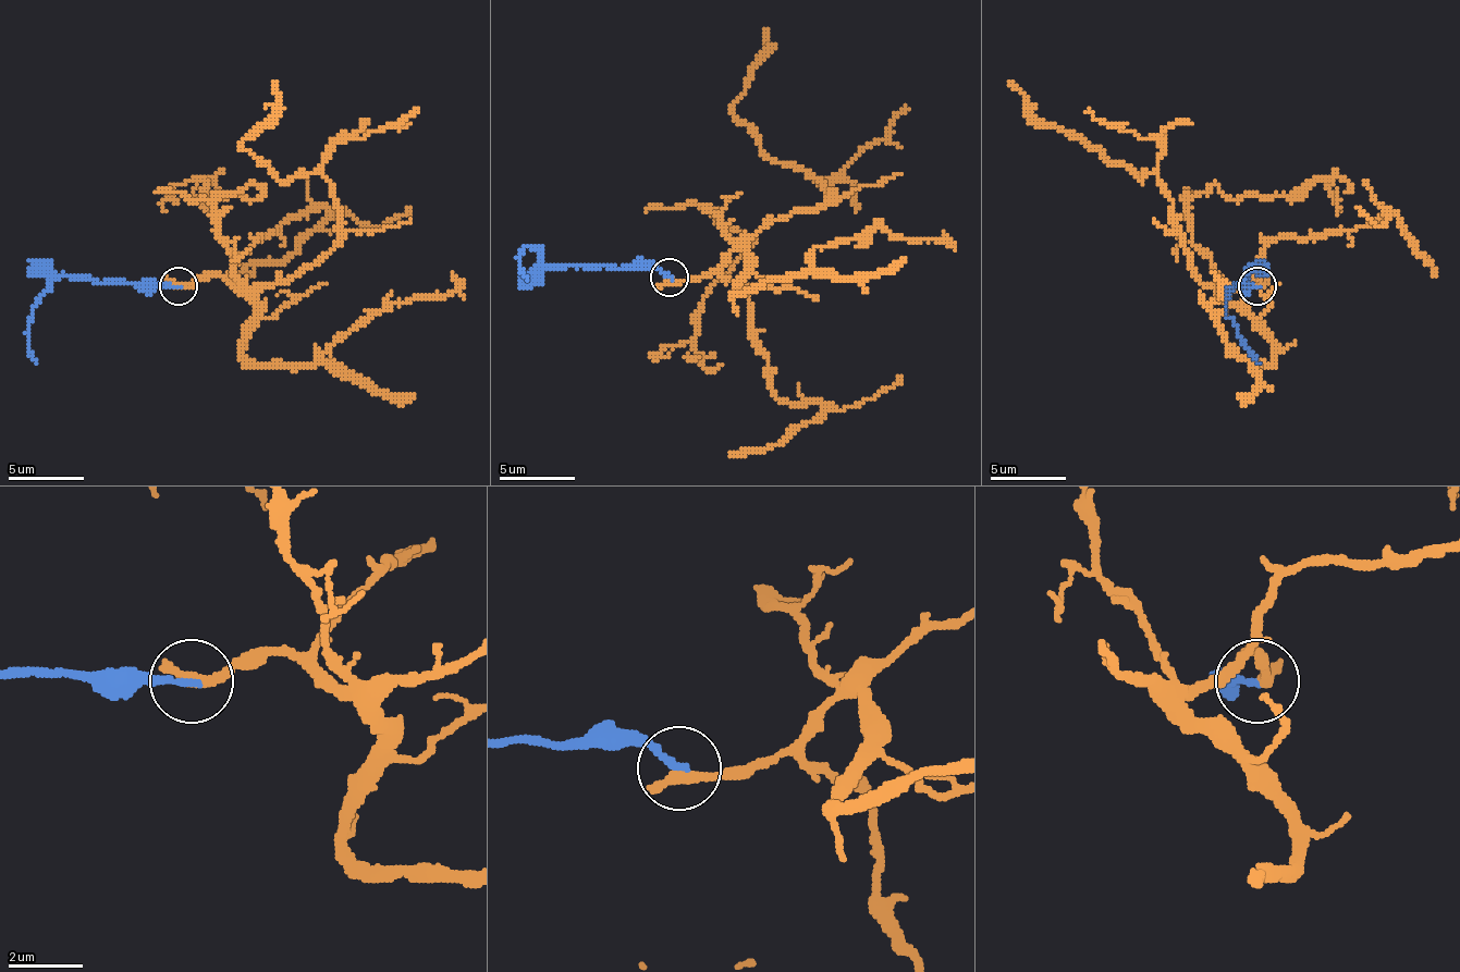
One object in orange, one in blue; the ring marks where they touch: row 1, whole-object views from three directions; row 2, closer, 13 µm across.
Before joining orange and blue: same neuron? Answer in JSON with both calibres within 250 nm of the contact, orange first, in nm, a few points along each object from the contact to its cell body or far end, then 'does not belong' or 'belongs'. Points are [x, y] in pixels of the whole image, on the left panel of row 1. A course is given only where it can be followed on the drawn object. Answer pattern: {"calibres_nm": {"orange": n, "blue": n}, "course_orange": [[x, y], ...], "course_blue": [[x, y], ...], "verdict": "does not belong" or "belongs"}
{"calibres_nm": {"orange": 360, "blue": 200}, "course_orange": [[178, 287], [280, 283], [338, 237], [338, 199], [318, 173], [280, 181], [242, 146], [269, 120], [272, 81]], "course_blue": [[178, 287], [56, 275], [33, 314], [28, 344], [36, 364]], "verdict": "does not belong"}

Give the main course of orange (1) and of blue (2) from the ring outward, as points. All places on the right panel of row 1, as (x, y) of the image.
1: (1256, 287), (1253, 275), (1234, 287), (1203, 283), (1153, 173), (1142, 181), (1039, 120), (1008, 81)
2: (1256, 287), (1249, 287), (1246, 275), (1226, 298), (1226, 314), (1241, 344), (1261, 364)

